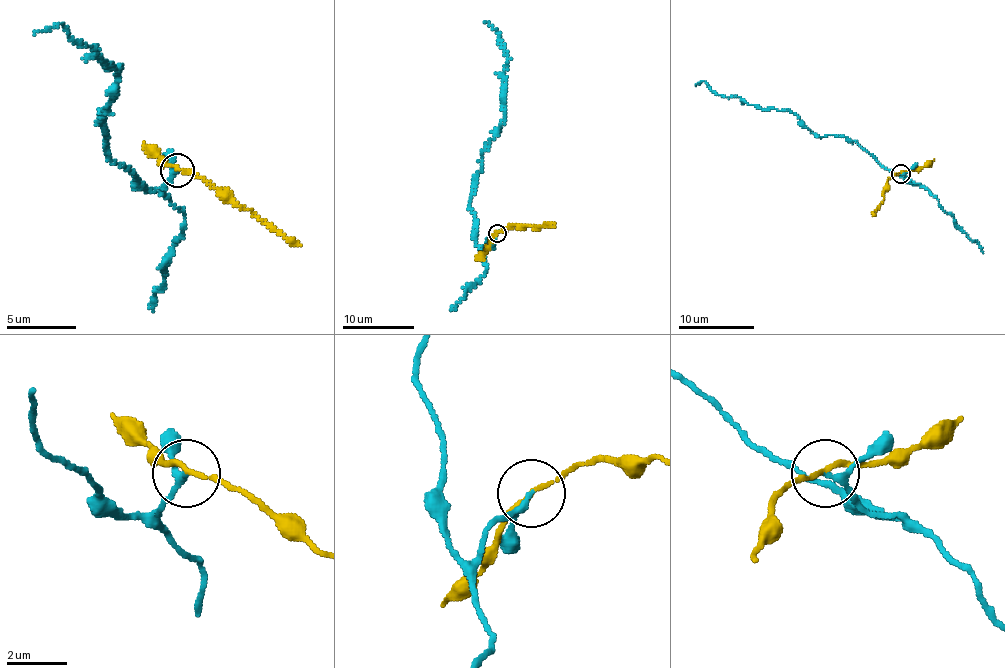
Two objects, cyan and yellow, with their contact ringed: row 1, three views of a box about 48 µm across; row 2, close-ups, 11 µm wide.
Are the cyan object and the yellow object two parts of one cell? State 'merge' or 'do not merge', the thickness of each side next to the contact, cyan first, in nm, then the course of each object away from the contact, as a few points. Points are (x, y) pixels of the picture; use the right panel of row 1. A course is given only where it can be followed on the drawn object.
do not merge; calibres 170 and 150 nm; course cyan (901, 173), (920, 184), (894, 175), (853, 141), (819, 137), (787, 111), (723, 97), (704, 81), (695, 86); course yellow (901, 173), (887, 179), (883, 201), (872, 216)

